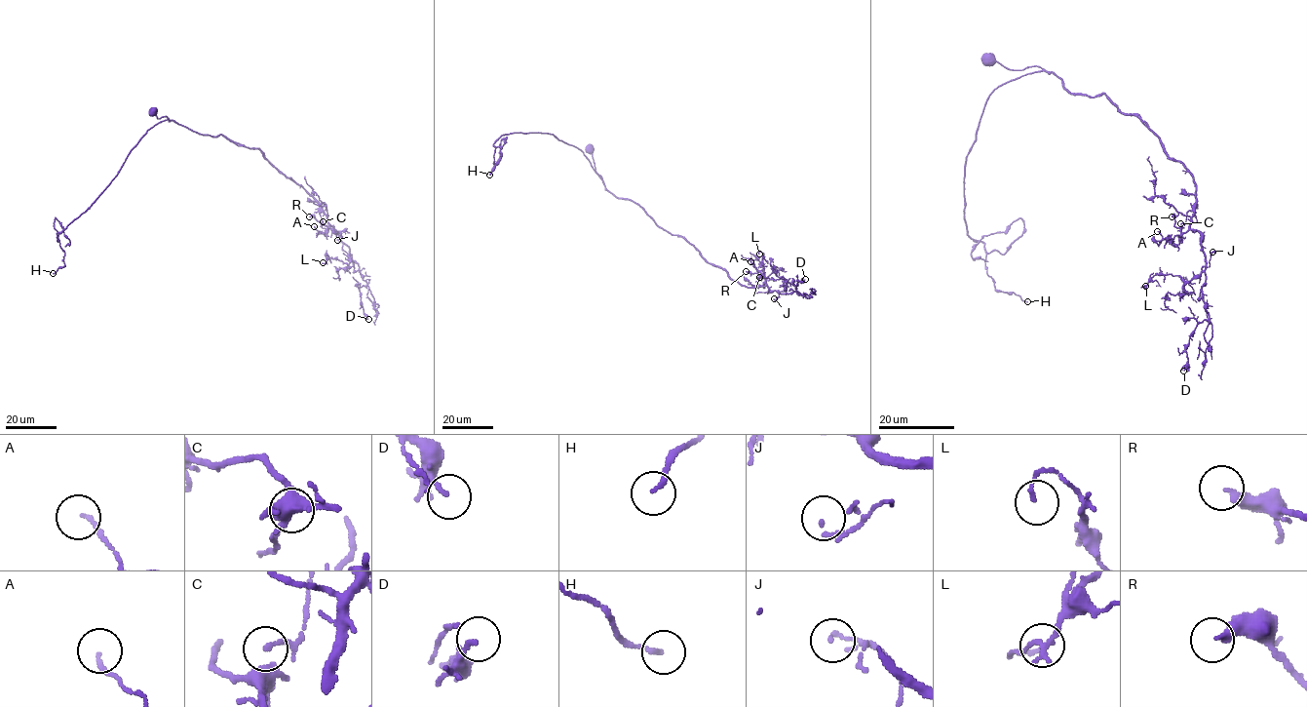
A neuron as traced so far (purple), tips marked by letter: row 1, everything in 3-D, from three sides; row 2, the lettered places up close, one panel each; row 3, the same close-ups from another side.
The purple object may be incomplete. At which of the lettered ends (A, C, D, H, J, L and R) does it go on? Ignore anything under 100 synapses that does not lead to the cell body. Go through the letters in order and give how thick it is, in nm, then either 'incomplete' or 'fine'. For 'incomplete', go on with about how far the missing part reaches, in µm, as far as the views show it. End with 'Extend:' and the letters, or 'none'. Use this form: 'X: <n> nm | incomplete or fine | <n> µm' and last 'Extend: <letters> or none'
A: 120 nm | fine
C: 140 nm | fine
D: 160 nm | fine
H: 150 nm | fine
J: 120 nm | fine
L: 90 nm | fine
R: 360 nm | fine
Extend: none

